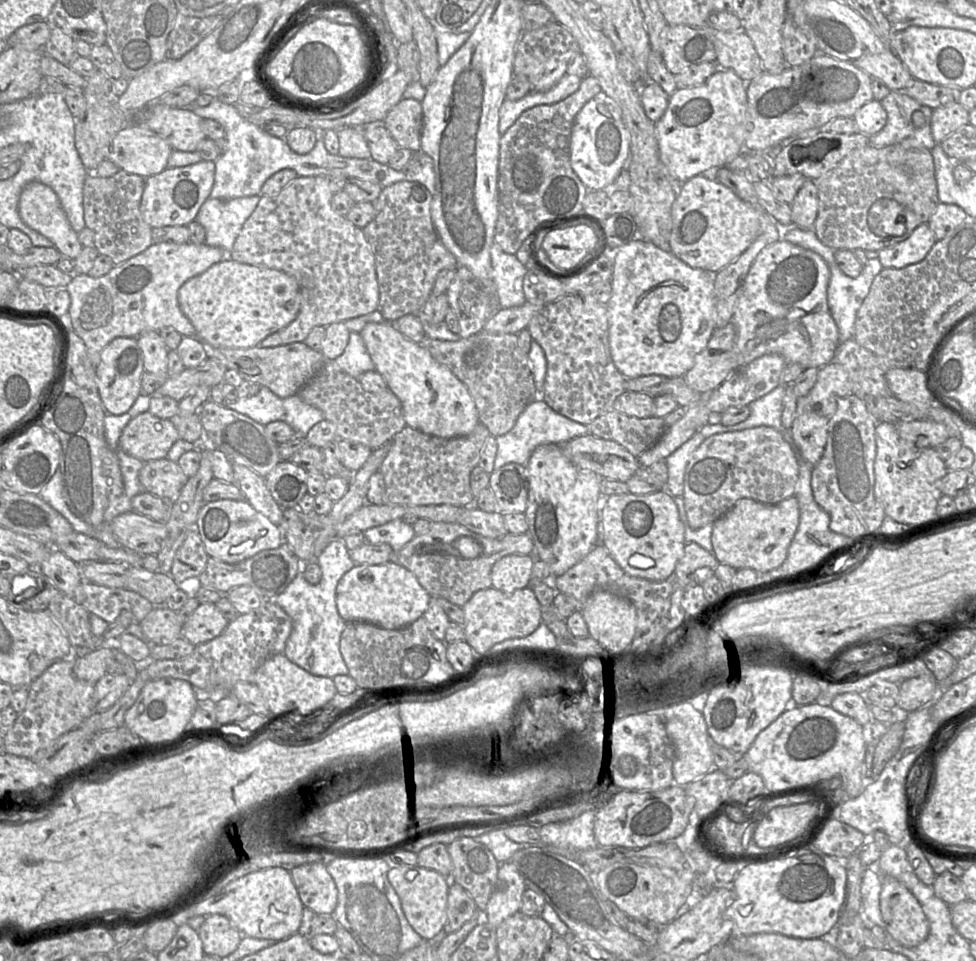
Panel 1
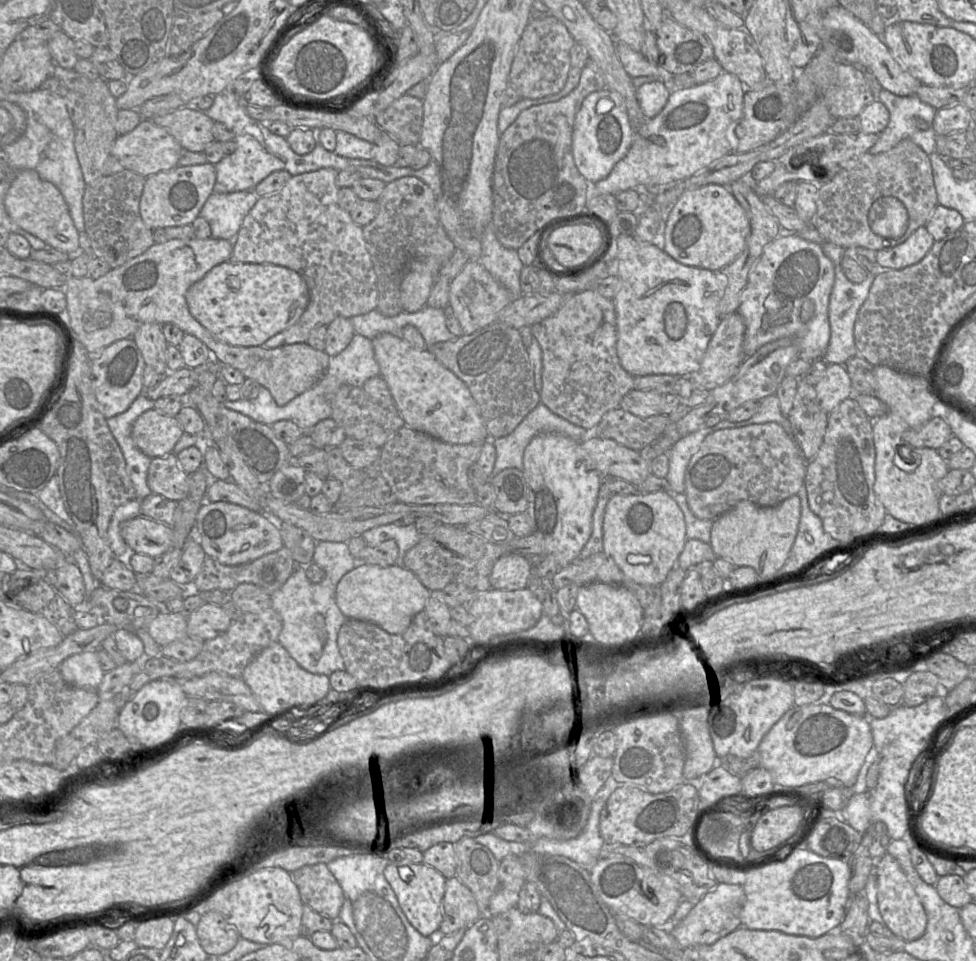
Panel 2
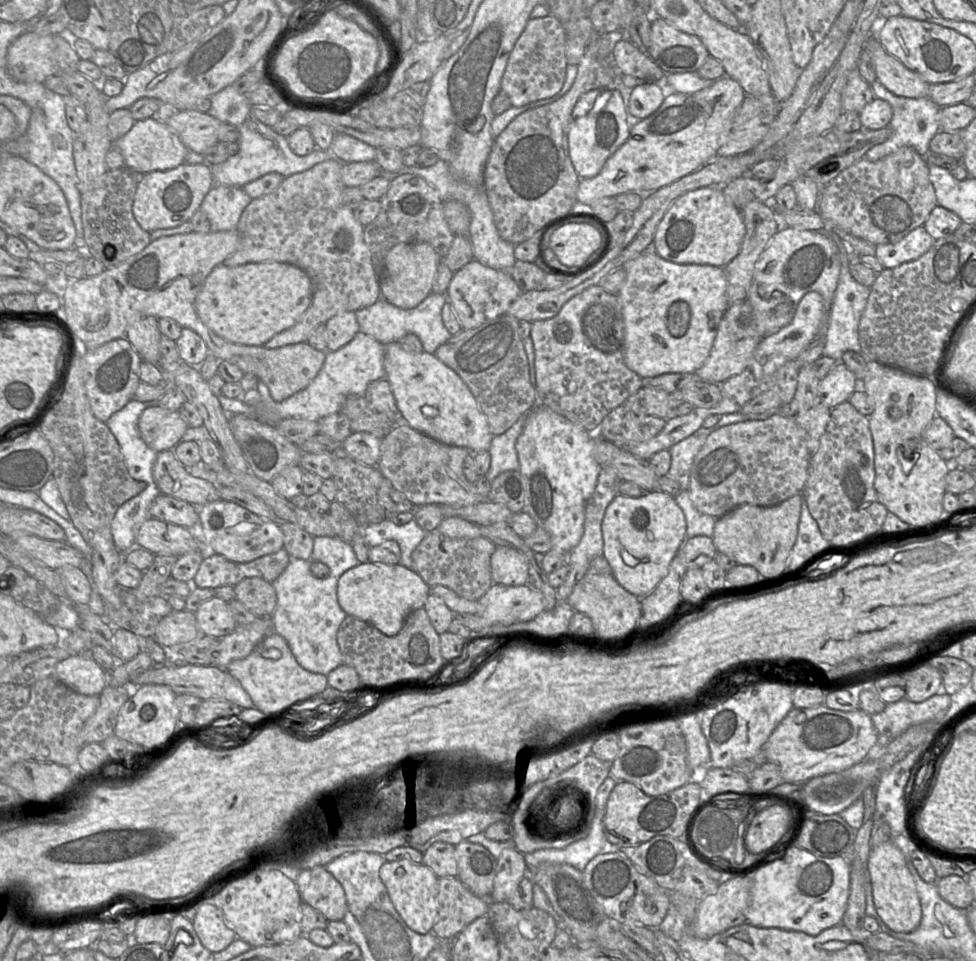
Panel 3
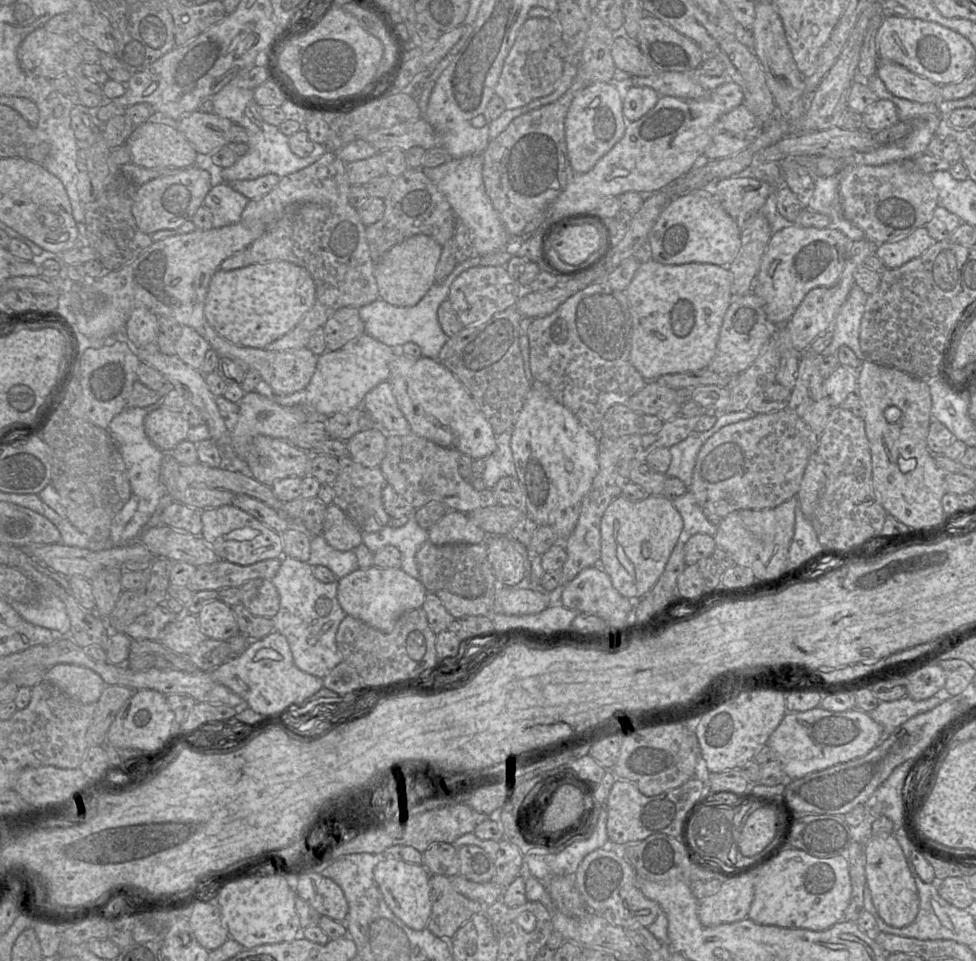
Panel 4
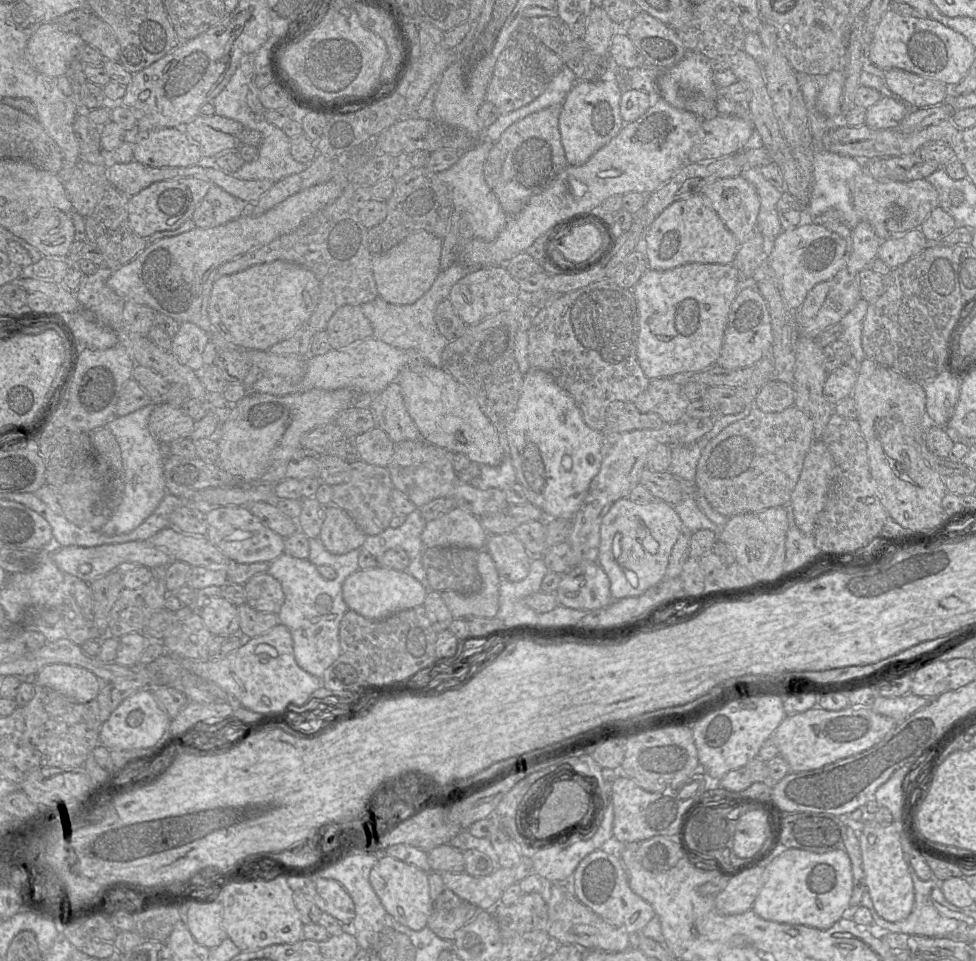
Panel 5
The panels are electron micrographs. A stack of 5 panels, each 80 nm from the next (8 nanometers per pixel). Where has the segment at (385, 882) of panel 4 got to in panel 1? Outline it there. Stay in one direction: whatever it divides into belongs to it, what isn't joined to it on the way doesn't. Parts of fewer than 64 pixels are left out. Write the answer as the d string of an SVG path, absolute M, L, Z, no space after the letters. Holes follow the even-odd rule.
M419 865L392 866L387 877L396 891L404 915L424 941L435 941L443 934L447 921L447 899L450 879Z

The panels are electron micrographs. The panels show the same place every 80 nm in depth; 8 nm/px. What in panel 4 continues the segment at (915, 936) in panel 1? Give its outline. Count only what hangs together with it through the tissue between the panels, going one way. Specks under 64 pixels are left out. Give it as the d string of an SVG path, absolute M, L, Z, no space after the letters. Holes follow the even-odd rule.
M894 833L887 837L871 835L864 847L866 886L881 919L889 926L902 928L910 925L919 911L919 895L907 866L903 851Z

